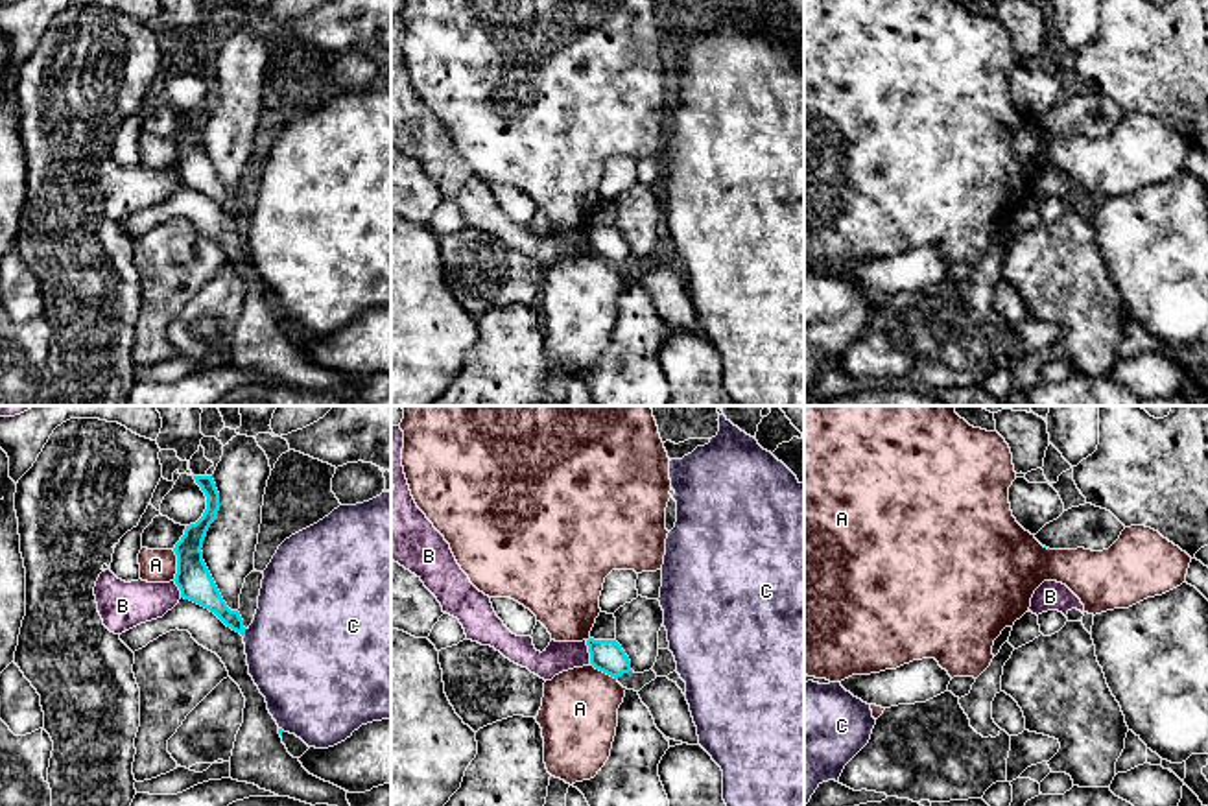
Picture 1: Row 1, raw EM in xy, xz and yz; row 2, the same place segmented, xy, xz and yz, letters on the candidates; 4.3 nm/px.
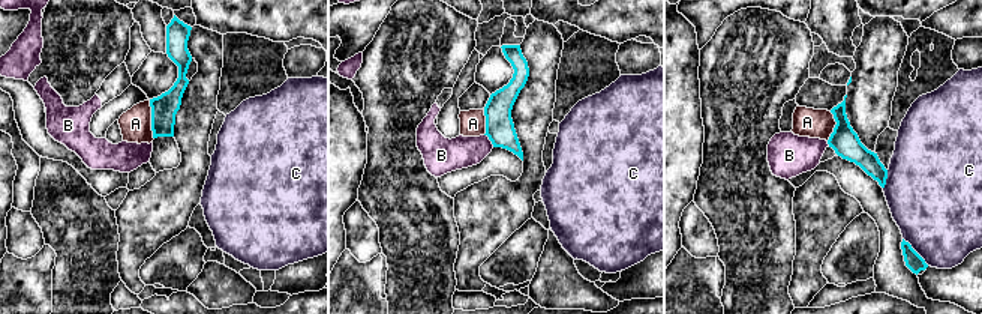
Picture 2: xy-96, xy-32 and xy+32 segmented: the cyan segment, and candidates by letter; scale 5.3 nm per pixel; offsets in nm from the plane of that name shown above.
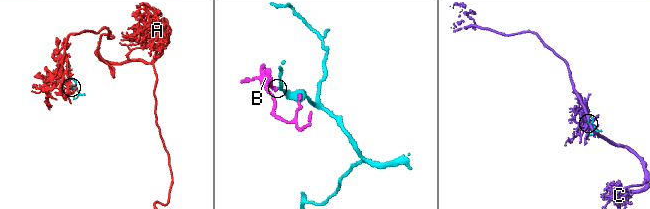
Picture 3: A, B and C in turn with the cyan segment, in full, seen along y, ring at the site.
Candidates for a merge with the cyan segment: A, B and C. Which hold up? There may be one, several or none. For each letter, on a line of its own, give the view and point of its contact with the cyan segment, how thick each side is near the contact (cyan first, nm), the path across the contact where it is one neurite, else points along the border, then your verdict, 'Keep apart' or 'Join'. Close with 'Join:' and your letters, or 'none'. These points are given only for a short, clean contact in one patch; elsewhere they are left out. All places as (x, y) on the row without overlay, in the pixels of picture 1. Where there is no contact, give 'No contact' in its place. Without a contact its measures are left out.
A: Touches cyan at xy (177, 152). Thickness 150 nm (cyan) against 140 nm. Keep apart
B: Touches cyan at xz (589, 238). Thickness 140 nm (cyan) against 130 nm. Boundary: xz (585, 227), (591, 249). Keep apart
C: Touches cyan at xy (244, 220). Thickness 120 nm (cyan) against 460 nm. Keep apart
Join: none

